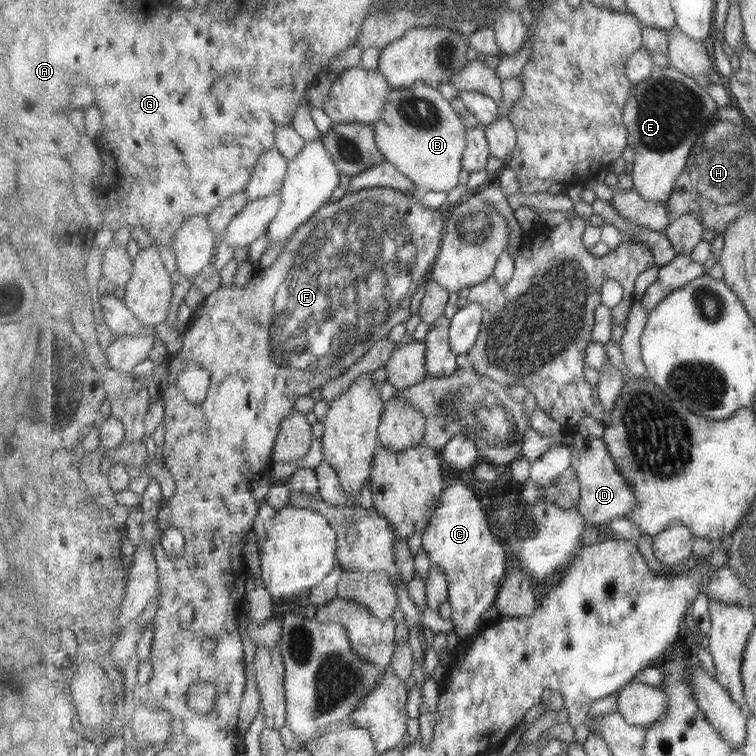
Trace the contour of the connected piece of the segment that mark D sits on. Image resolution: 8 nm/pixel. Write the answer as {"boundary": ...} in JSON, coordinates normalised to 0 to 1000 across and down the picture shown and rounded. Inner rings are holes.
{"boundary":[[[762,574],[757,582],[758,606],[757,616],[769,639],[769,660],[766,661],[766,676],[774,681],[774,689],[780,697],[799,697],[811,685],[821,685],[845,671],[841,649],[827,628],[821,628],[816,610],[806,597],[806,589],[798,578],[769,577]]]}

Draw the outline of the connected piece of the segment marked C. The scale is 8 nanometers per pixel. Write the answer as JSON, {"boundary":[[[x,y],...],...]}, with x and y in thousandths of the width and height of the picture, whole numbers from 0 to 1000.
{"boundary":[[[610,632],[594,635],[573,679],[571,690],[561,701],[557,718],[567,731],[571,747],[578,745],[591,761],[593,796],[602,837],[612,845],[632,841],[639,828],[639,812],[655,799],[663,767],[671,759],[671,728],[663,710],[652,704],[639,664],[618,638]]]}

